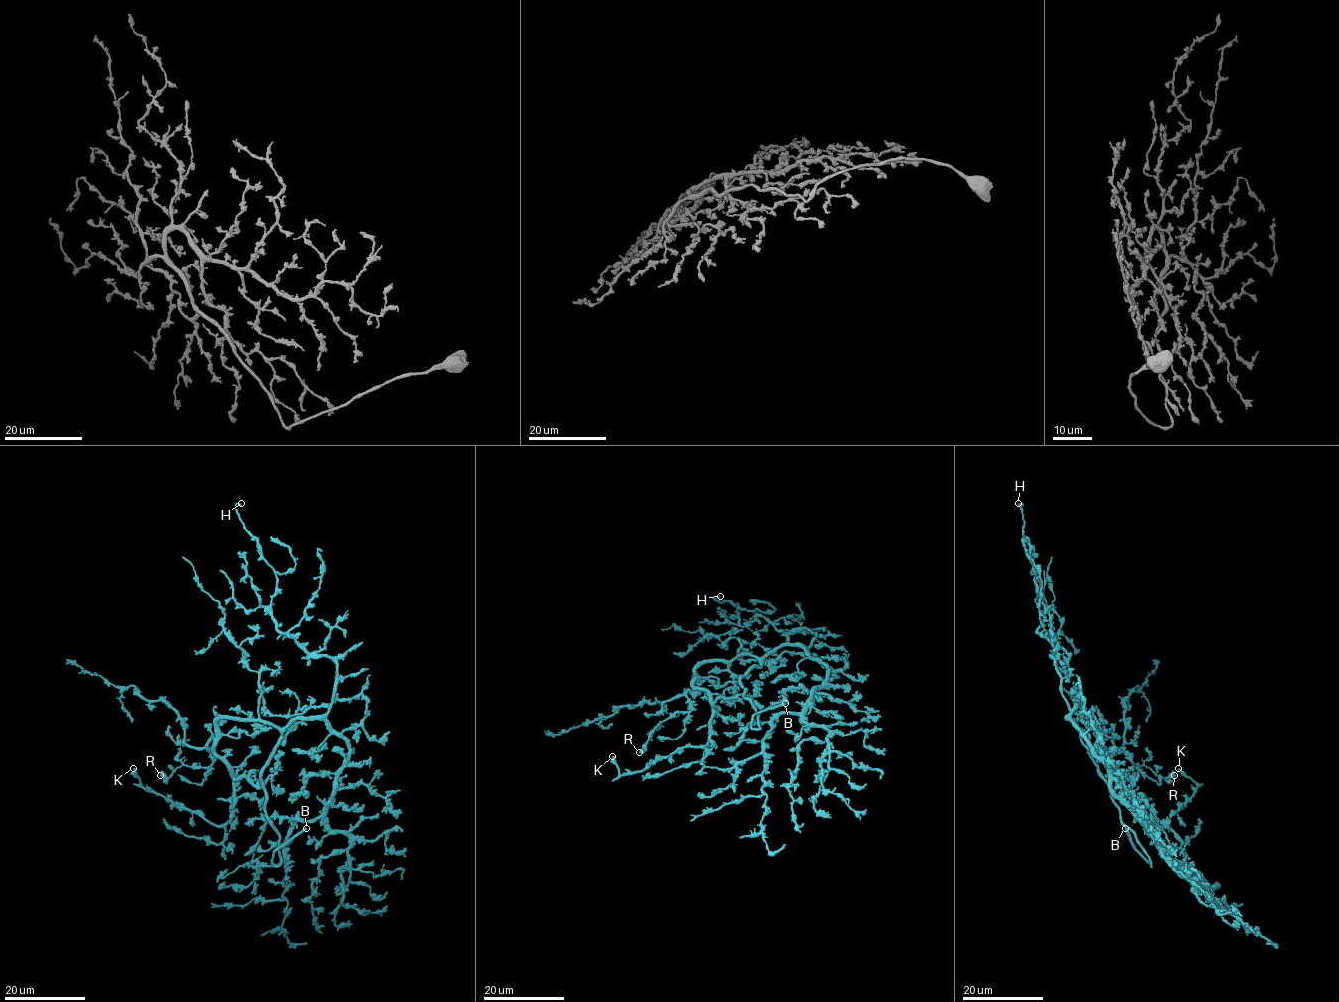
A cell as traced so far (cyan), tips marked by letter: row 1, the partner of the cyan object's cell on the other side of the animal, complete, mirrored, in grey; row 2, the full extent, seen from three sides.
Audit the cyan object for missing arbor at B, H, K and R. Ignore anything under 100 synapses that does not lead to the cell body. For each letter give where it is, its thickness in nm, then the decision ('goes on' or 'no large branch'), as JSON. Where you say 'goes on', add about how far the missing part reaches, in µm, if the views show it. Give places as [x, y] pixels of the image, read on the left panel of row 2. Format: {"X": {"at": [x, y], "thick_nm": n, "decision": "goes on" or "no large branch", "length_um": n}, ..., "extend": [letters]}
{"B": {"at": [306, 828], "thick_nm": 360, "decision": "goes on", "length_um": 20}, "H": {"at": [241, 503], "thick_nm": 360, "decision": "no large branch"}, "K": {"at": [133, 768], "thick_nm": 280, "decision": "no large branch"}, "R": {"at": [160, 775], "thick_nm": 460, "decision": "no large branch"}, "extend": ["B"]}

